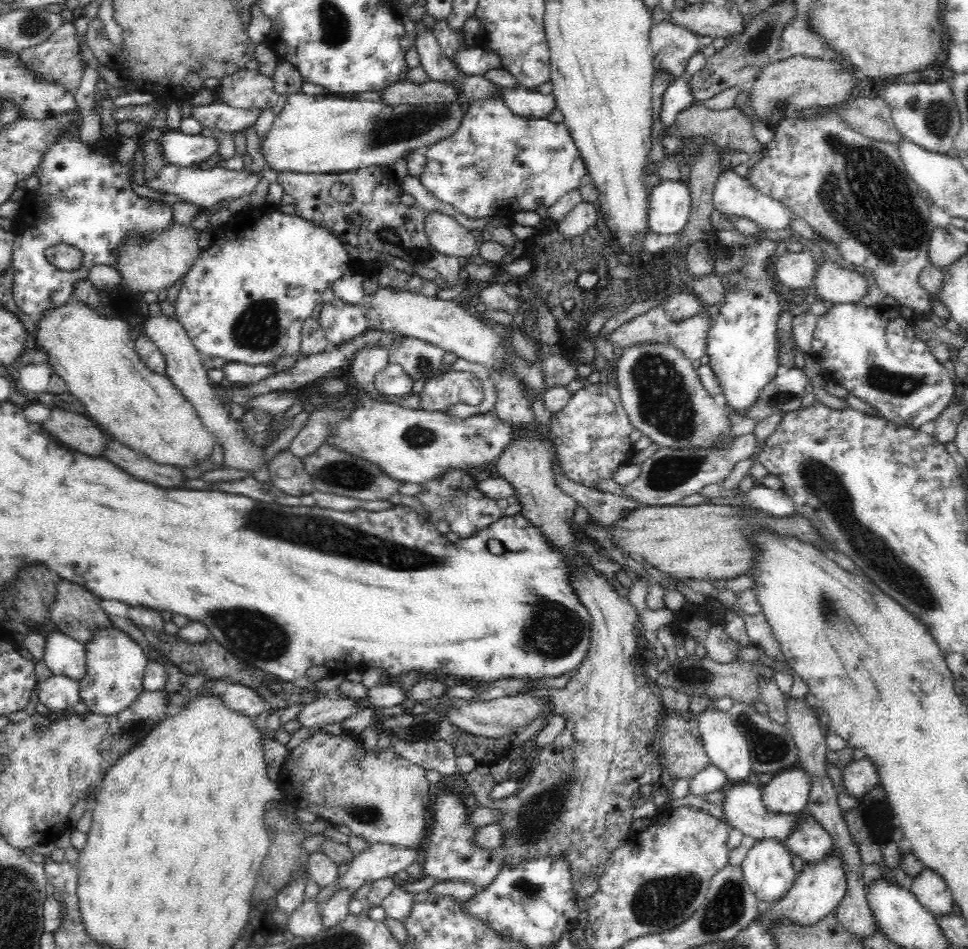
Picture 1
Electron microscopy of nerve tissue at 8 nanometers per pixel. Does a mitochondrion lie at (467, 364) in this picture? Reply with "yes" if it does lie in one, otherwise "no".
no

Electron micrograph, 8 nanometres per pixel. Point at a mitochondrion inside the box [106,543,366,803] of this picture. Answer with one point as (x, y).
(239, 628)

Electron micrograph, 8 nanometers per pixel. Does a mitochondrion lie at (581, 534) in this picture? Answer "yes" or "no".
no

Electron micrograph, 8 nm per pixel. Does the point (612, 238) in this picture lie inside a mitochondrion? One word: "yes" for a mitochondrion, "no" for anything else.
no

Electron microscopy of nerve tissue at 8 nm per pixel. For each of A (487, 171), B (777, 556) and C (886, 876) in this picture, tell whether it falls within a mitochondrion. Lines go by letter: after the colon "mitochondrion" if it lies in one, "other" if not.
A: mitochondrion
B: other
C: other

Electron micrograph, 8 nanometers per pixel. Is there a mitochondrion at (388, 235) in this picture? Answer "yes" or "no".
yes

